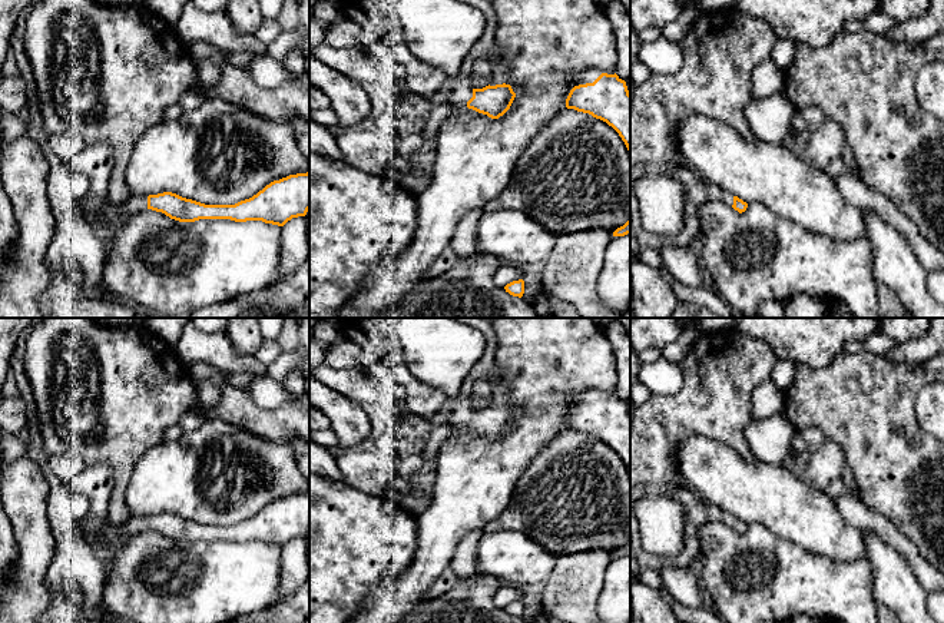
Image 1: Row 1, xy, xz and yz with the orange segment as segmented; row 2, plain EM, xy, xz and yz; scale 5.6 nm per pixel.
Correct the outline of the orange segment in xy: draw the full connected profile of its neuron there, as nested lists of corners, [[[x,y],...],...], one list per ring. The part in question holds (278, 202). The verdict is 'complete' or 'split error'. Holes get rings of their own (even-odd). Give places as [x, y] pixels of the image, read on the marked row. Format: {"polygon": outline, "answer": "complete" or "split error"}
{"polygon": [[[309,172],[274,180],[249,199],[235,205],[205,205],[172,192],[130,196],[125,203],[95,205],[96,215],[115,229],[129,216],[146,209],[162,212],[179,222],[199,219],[262,221],[284,226],[309,211]]], "answer": "split error"}

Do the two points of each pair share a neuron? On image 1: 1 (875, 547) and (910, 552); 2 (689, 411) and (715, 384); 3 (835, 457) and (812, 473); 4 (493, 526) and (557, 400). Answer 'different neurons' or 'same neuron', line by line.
1: different neurons
2: same neuron
3: same neuron
4: different neurons

